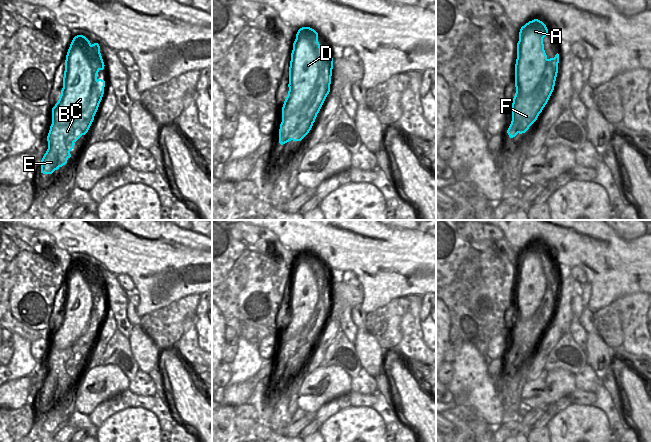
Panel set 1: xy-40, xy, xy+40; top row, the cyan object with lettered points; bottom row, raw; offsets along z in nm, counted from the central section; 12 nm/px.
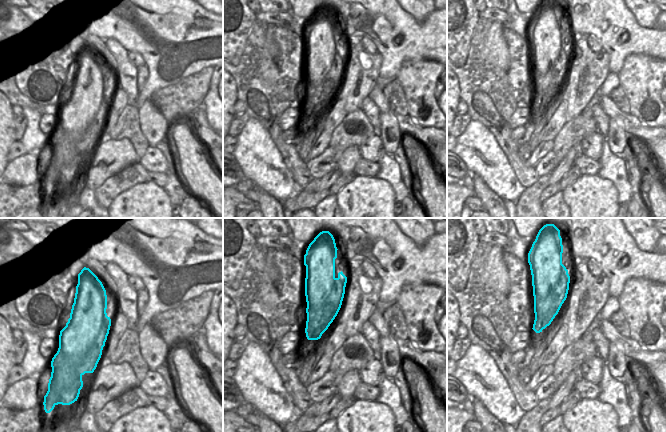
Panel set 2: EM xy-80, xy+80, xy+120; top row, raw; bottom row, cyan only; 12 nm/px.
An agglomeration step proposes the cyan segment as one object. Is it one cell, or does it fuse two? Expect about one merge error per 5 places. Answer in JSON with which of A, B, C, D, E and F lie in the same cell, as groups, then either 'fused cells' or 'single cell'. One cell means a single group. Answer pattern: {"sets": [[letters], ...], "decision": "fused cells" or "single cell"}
{"sets": [["A", "B", "C", "D", "E", "F"]], "decision": "single cell"}

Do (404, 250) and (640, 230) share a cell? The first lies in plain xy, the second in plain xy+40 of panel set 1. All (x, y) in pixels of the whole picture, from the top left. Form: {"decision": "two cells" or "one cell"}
{"decision": "two cells"}

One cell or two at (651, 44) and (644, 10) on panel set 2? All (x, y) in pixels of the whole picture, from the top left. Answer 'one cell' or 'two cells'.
two cells

